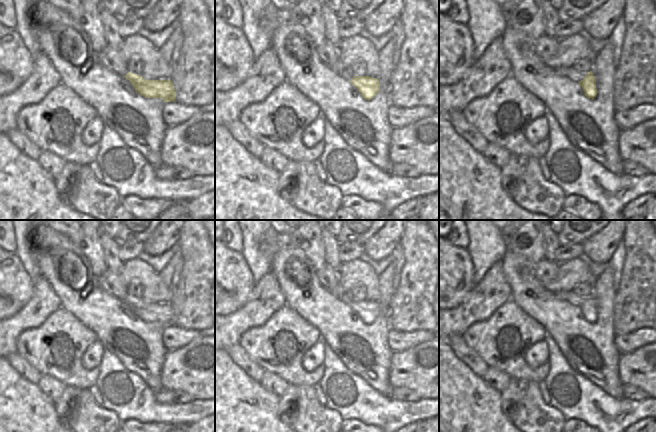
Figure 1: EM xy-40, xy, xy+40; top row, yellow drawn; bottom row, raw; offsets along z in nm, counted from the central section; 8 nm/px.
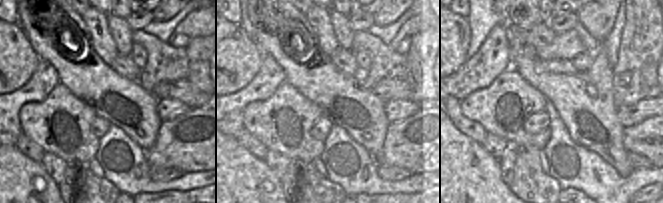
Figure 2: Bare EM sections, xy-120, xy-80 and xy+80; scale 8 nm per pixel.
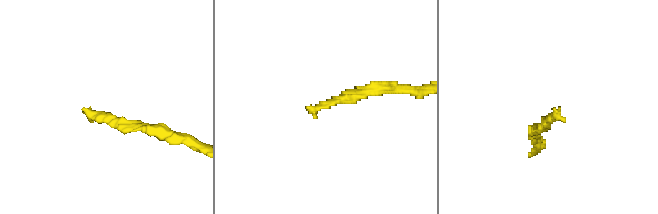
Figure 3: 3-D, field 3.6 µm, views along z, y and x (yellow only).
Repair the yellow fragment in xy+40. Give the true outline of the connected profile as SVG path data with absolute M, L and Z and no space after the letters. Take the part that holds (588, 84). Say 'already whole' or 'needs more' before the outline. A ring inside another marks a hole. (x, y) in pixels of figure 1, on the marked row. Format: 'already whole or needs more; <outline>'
needs more; M565 66L563 68L557 68L556 73L559 76L569 78L573 82L578 82L587 98L593 100L596 97L598 91L596 89L596 79L592 71L584 75L581 72L577 72L573 68Z

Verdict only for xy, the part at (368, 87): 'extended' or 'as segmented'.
extended

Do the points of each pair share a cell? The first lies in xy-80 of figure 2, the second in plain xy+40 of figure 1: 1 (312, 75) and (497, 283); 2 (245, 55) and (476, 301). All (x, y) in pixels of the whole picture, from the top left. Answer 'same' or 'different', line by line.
1: different
2: different

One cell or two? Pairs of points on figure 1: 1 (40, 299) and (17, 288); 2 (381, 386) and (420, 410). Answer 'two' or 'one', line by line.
1: two
2: two

